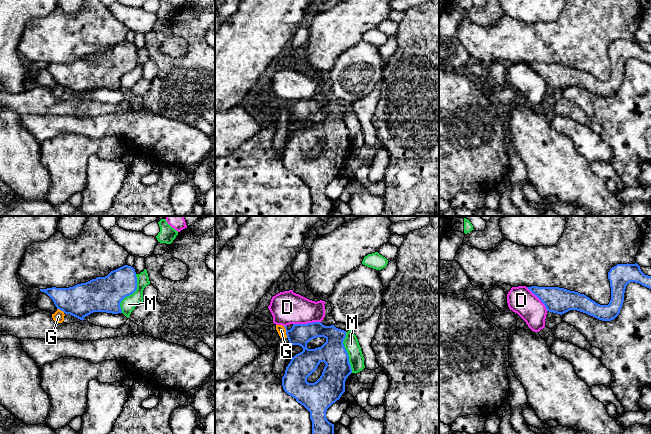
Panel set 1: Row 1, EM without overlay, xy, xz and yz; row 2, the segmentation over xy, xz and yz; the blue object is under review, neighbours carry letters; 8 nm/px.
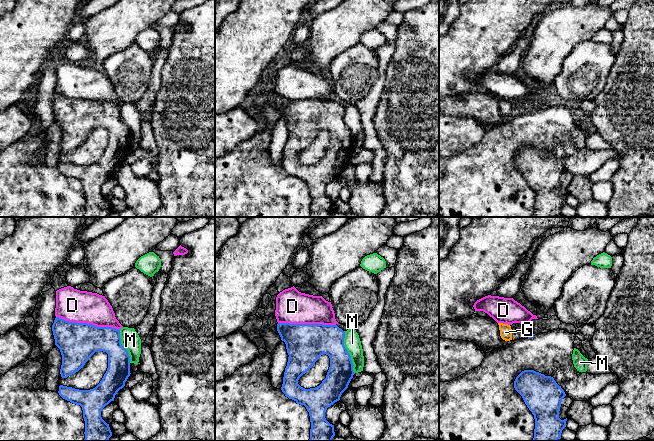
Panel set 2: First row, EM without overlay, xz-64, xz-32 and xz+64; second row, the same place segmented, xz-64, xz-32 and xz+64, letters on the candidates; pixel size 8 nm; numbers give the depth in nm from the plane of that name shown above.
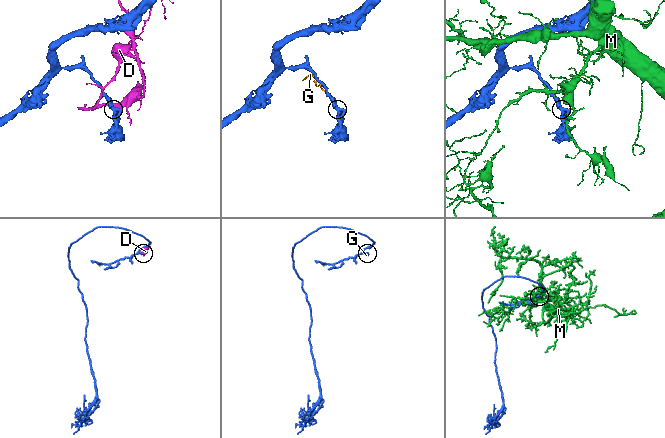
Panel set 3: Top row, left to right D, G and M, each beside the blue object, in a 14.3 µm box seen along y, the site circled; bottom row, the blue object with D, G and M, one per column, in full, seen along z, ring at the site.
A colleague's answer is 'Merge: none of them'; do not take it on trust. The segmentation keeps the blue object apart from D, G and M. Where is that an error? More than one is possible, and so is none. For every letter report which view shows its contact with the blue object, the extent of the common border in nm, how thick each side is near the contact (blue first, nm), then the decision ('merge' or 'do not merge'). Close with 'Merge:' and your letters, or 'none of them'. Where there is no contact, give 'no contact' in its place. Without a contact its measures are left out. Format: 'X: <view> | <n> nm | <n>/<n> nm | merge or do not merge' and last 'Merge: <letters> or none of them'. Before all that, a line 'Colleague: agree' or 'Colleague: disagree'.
Colleague: agree
D: xz | 220 nm | 180/260 nm | do not merge
G: xz | 100 nm | 180/70 nm | do not merge
M: xy | 340 nm | 280/120 nm | do not merge
Merge: none of them

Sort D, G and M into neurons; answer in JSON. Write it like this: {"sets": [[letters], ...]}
{"sets": [["D"], ["G"], ["M"]]}

